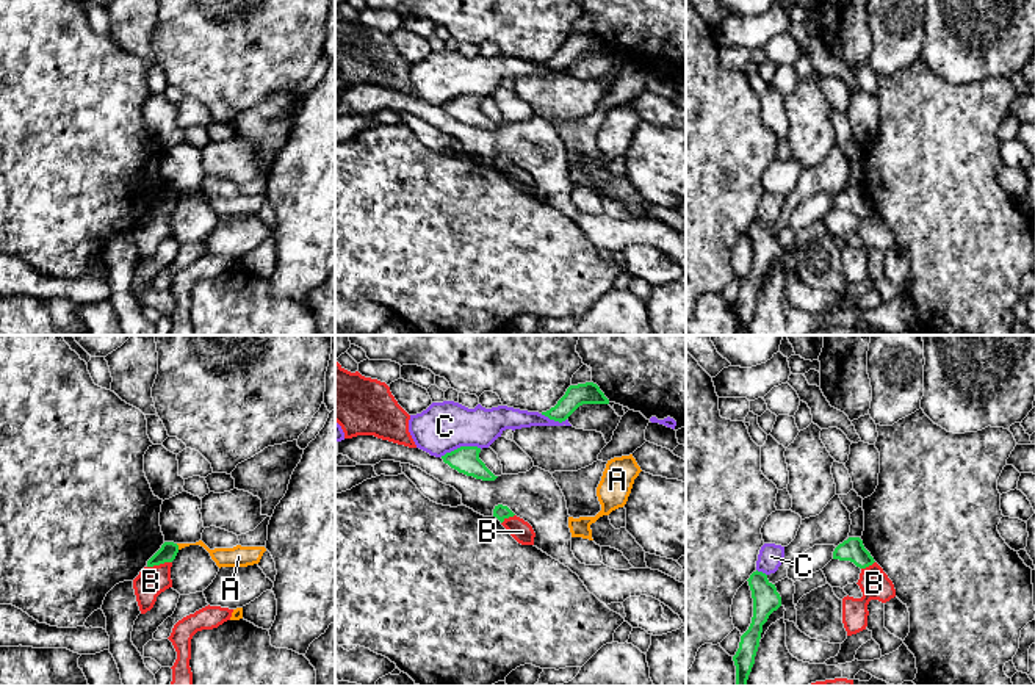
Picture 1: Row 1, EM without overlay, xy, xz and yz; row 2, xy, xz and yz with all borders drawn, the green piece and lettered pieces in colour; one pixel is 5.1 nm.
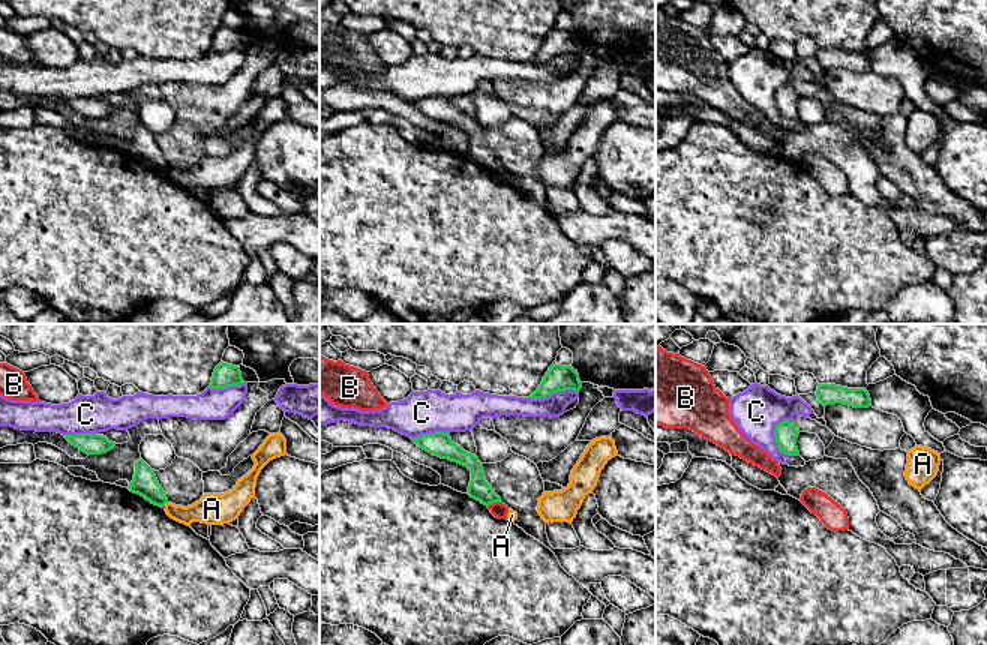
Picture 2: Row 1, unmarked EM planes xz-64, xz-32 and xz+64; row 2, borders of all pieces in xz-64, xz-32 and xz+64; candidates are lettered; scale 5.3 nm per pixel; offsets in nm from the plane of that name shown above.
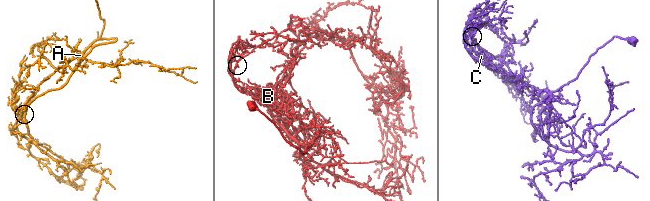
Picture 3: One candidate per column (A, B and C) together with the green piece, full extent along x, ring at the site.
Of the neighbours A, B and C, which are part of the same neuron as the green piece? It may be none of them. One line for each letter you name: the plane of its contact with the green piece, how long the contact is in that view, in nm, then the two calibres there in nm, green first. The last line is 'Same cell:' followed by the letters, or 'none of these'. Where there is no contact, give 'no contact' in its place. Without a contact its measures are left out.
Same cell: none of these

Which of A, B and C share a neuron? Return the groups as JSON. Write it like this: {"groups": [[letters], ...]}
{"groups": [["A"], ["B"], ["C"]]}

